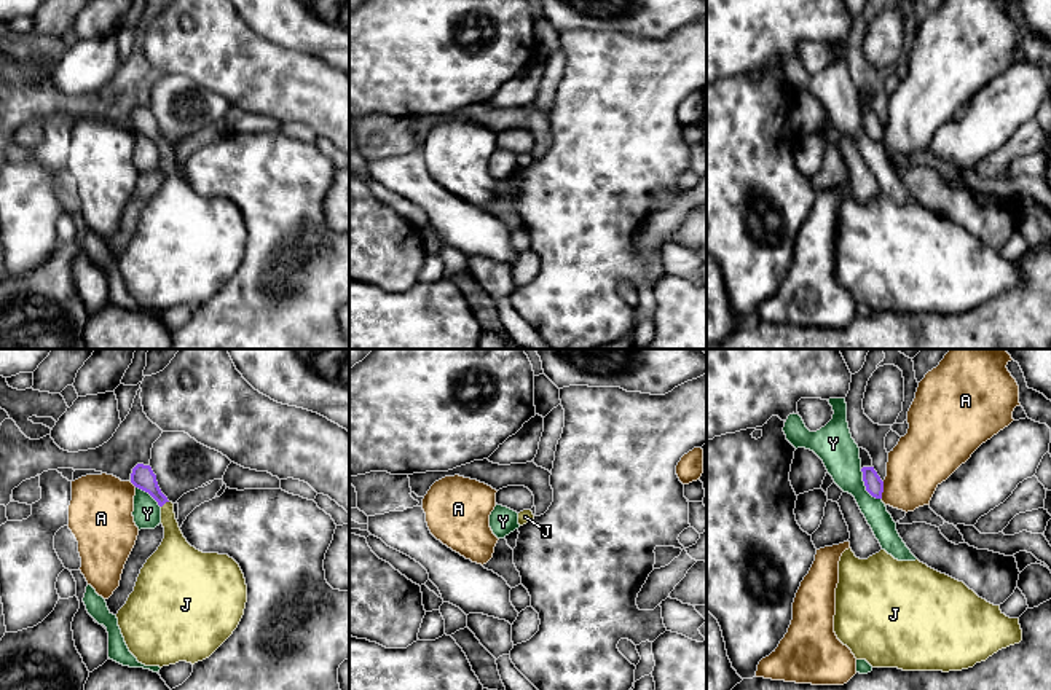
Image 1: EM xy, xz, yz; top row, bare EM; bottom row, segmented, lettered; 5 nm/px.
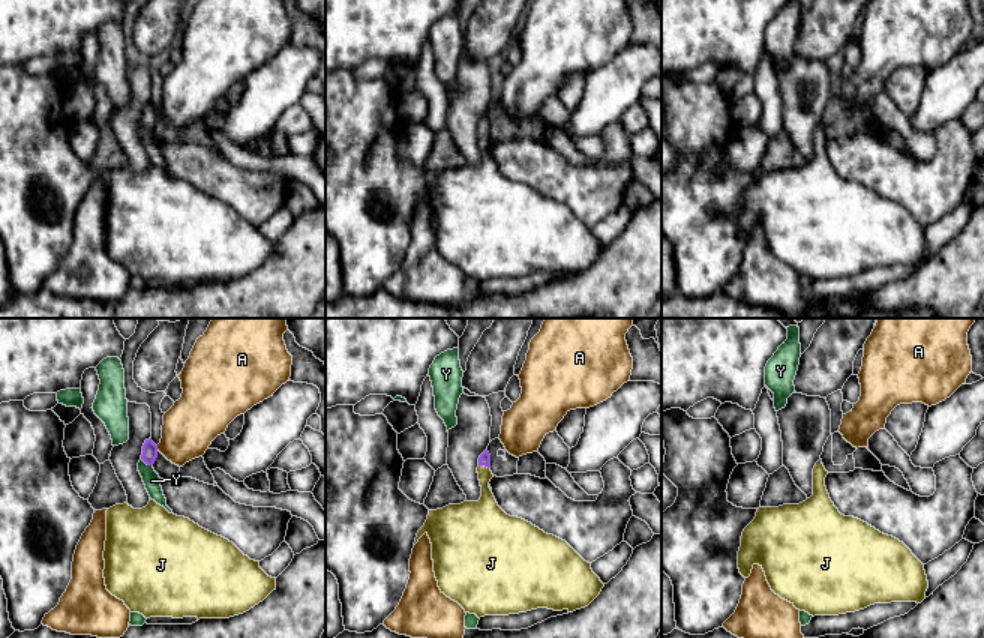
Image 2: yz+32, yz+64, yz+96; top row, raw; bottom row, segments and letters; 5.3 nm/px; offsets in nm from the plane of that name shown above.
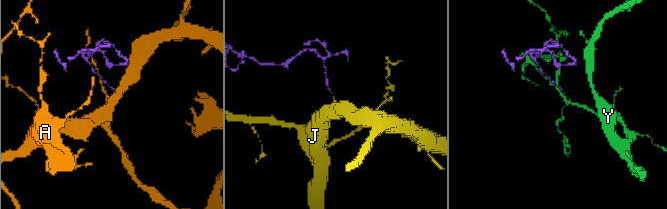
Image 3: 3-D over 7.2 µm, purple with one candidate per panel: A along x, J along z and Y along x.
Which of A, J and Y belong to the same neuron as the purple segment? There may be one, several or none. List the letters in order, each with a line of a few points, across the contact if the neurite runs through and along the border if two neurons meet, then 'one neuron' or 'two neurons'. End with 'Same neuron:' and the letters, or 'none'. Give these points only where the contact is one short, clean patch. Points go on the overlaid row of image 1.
A: two neurons
J: line xy (142, 477), (165, 502), (174, 550); one neuron
Y: two neurons
Same neuron: J

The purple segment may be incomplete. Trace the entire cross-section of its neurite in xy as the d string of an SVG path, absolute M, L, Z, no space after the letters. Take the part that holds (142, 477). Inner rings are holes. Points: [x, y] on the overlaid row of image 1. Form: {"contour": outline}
{"contour": "M137 464L131 483L161 507L164 539L118 610L118 626L139 663L195 665L238 628L247 602L244 574L228 555L203 553L187 542L150 465Z"}

